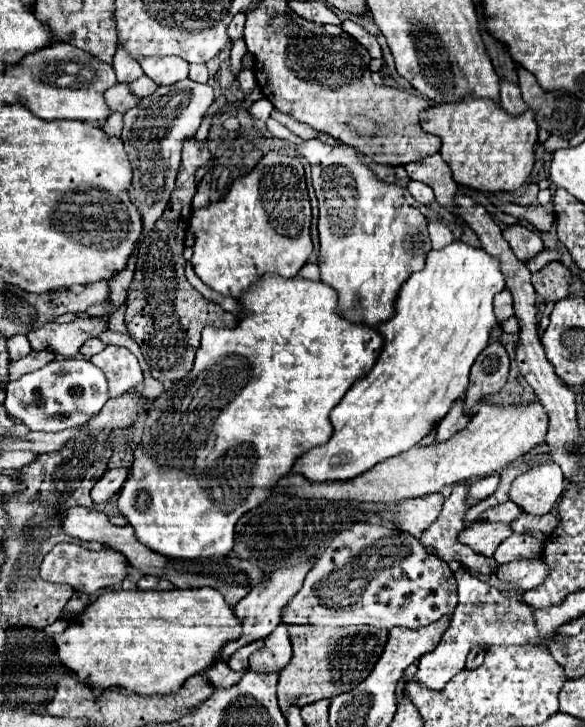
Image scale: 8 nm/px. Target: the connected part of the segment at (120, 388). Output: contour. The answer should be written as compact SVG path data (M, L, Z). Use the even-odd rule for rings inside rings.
M109 345L101 353L93 355L91 363L105 373L109 383L109 397L117 397L143 381L139 361L125 347Z

